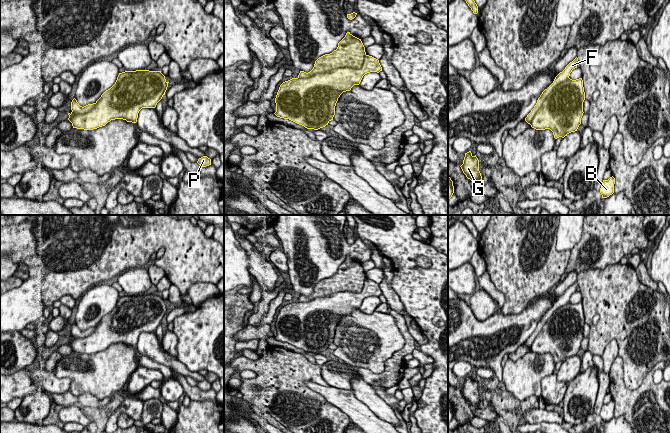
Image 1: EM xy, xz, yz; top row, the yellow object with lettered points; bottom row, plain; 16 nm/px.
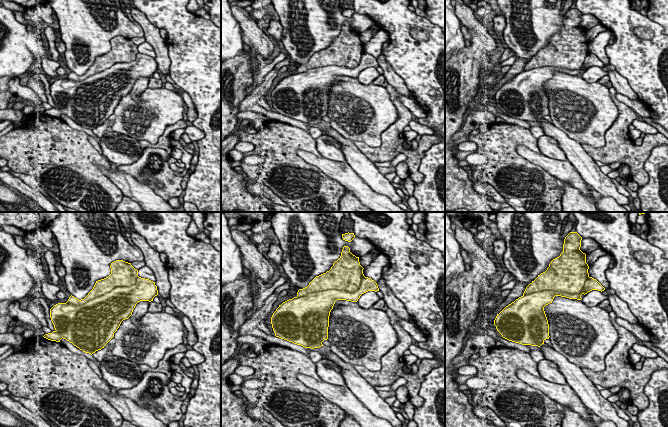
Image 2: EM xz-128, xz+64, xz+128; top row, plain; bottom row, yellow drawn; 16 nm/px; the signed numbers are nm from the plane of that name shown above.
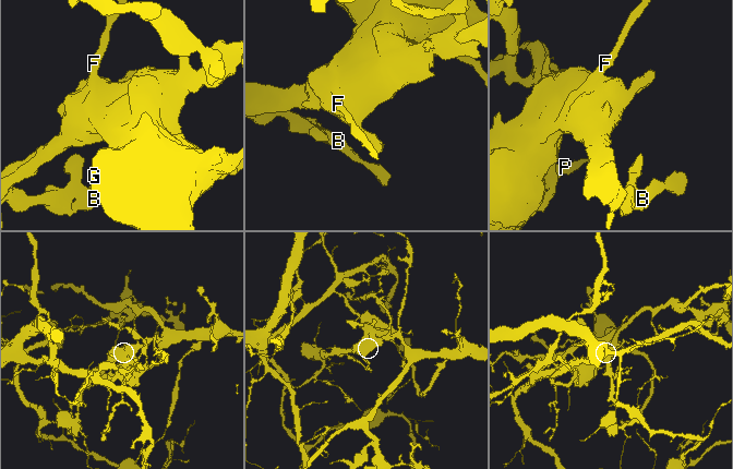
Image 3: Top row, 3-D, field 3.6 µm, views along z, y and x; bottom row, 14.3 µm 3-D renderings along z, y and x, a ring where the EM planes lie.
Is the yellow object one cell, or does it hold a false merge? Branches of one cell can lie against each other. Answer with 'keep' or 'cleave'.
cleave

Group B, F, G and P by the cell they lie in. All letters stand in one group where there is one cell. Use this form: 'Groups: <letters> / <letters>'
Groups: B / F G P

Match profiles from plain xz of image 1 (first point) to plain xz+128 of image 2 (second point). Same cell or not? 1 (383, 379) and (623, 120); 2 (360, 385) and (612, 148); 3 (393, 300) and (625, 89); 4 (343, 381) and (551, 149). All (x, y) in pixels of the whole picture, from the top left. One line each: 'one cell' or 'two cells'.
1: one cell
2: two cells
3: one cell
4: one cell

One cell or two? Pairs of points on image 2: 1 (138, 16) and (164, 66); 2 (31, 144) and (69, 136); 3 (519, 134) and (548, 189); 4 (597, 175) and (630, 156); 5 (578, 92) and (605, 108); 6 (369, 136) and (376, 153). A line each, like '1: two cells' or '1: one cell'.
1: one cell
2: one cell
3: one cell
4: two cells
5: one cell
6: two cells

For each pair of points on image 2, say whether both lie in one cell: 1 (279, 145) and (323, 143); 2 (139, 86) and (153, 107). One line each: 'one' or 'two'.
1: two
2: two

